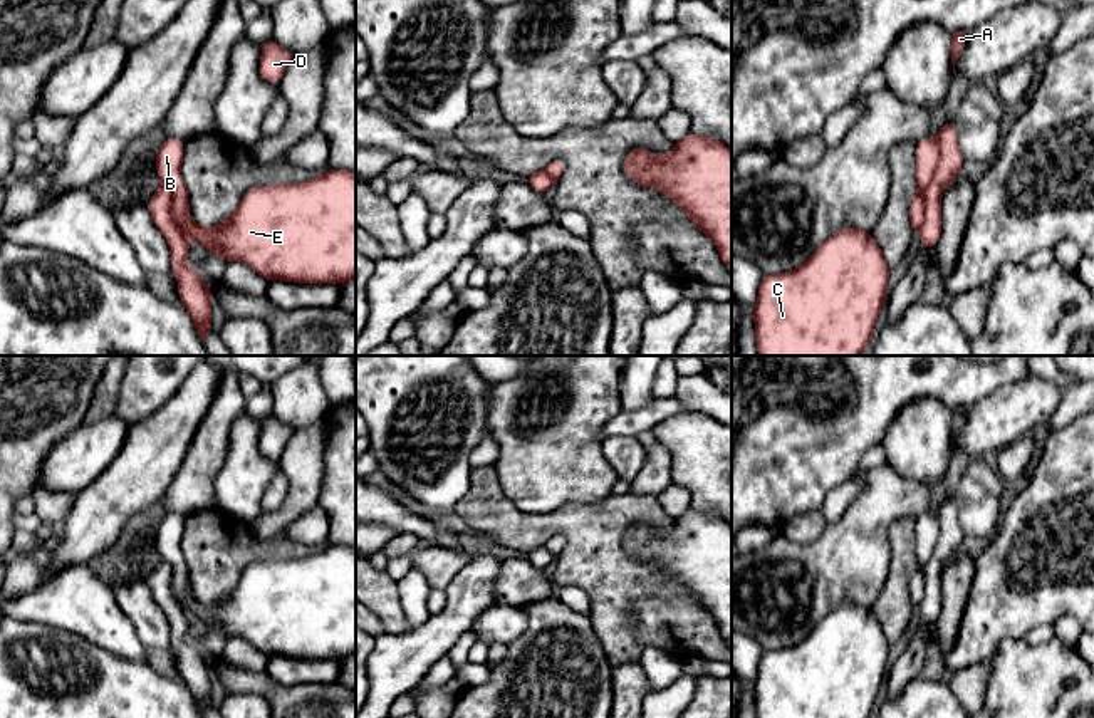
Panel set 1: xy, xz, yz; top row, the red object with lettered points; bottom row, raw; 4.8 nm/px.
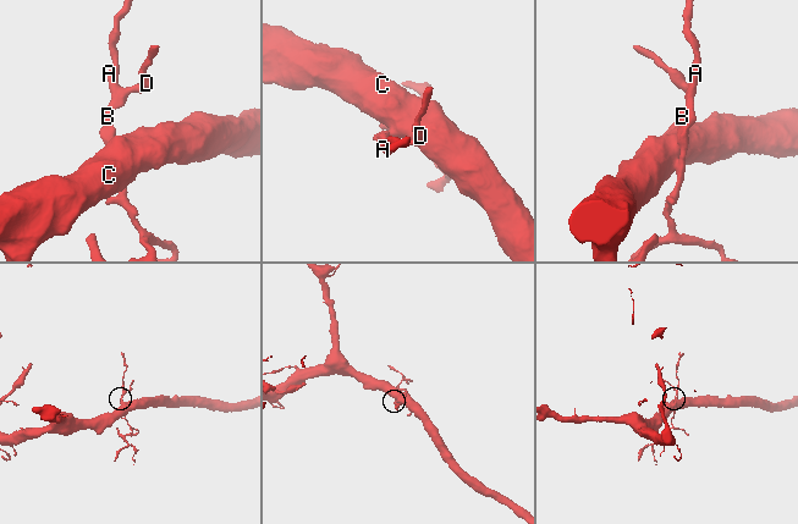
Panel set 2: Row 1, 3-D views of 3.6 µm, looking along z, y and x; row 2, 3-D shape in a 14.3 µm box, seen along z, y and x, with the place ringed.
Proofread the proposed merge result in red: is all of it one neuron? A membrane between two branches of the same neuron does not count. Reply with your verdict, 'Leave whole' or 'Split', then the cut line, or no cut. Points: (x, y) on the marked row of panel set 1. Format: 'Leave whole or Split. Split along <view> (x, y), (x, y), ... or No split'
Split. Split along yz (938, 141), (938, 165), (923, 193), (923, 222), (918, 228)

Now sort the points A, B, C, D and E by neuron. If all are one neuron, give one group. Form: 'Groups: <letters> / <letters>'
Groups: A D / B C E

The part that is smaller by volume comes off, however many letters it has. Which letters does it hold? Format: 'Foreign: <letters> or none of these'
Foreign: A, D

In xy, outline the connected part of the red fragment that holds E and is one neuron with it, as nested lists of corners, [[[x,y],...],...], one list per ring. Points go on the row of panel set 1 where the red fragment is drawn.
[[[166,138],[156,153],[161,183],[171,188],[173,218],[186,235],[218,255],[225,263],[238,260],[267,282],[336,284],[356,280],[356,173],[327,169],[302,183],[250,188],[235,213],[216,226],[203,228],[188,213],[190,196],[181,178],[185,141]]]

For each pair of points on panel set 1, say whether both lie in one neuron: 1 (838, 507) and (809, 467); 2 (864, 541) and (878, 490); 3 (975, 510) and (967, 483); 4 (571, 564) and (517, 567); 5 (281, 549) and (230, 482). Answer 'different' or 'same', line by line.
1: different
2: same
3: same
4: different
5: different

